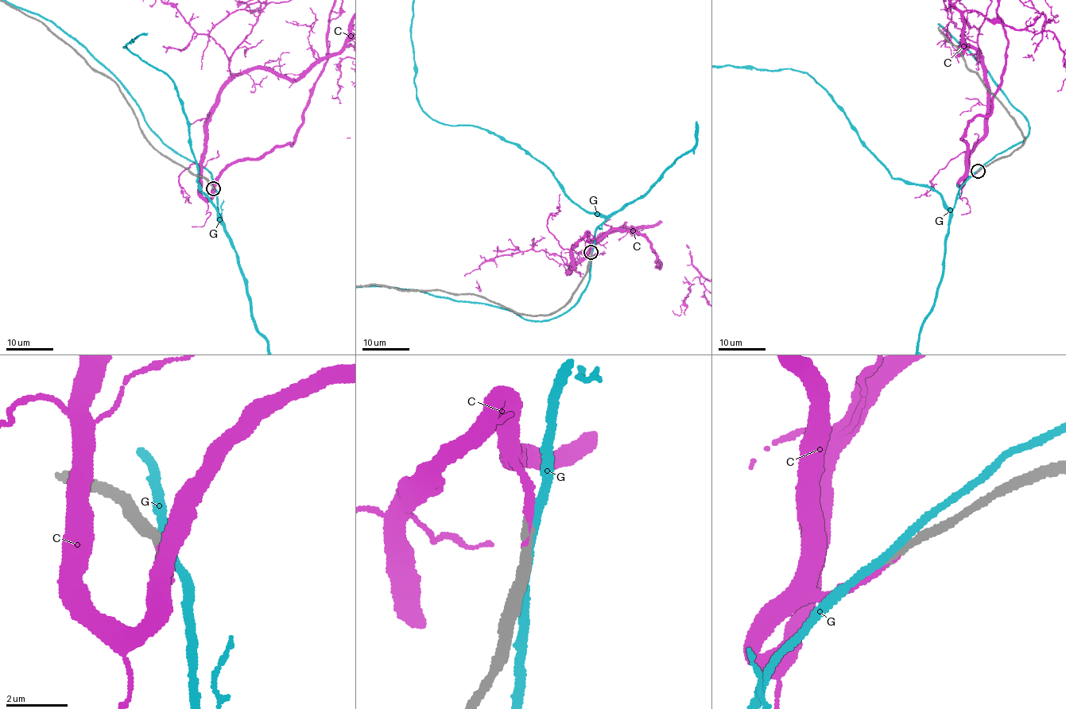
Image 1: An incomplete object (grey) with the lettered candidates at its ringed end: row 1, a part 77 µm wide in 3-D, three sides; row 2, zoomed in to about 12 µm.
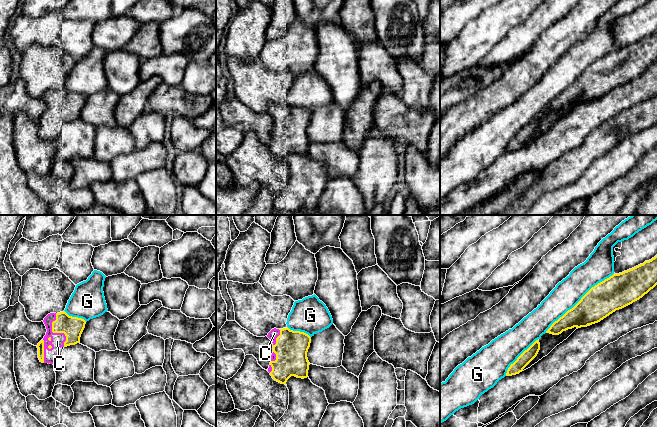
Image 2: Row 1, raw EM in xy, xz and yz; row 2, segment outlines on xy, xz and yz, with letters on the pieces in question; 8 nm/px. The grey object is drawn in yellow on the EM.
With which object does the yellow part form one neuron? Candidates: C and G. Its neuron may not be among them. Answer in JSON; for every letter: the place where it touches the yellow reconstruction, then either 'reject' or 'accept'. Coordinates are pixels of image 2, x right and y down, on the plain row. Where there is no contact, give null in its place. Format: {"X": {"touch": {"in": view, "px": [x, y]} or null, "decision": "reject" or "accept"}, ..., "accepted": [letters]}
{"C": {"touch": {"in": "xy", "px": [56, 108]}, "decision": "accept"}, "G": {"touch": {"in": "yz", "px": [580, 76]}, "decision": "reject"}, "accepted": ["C"]}

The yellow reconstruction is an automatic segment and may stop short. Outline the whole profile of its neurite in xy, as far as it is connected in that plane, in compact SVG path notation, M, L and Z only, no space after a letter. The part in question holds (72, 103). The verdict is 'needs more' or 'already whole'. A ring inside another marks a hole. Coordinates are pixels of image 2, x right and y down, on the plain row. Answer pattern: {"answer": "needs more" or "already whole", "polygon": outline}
{"answer": "needs more", "polygon": "M65 87L50 89L43 96L47 108L38 119L38 134L42 139L55 140L61 123L75 121L80 118L86 97L69 92Z"}

